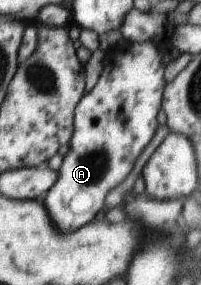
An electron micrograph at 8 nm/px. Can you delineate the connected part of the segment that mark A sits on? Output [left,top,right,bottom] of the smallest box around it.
[44,41,164,231]

